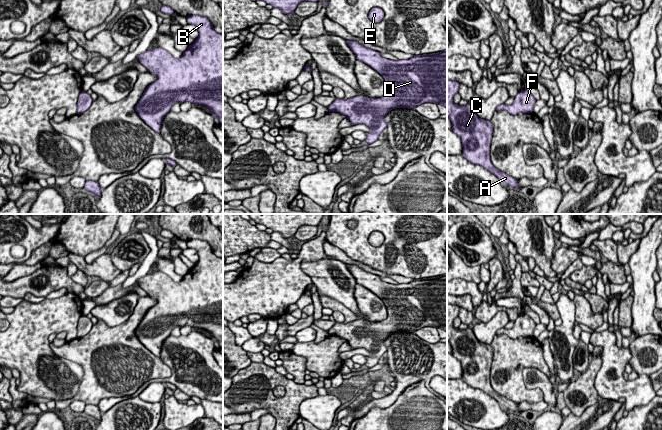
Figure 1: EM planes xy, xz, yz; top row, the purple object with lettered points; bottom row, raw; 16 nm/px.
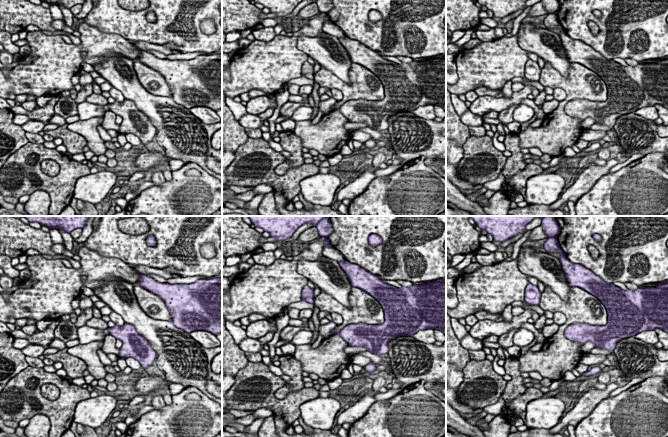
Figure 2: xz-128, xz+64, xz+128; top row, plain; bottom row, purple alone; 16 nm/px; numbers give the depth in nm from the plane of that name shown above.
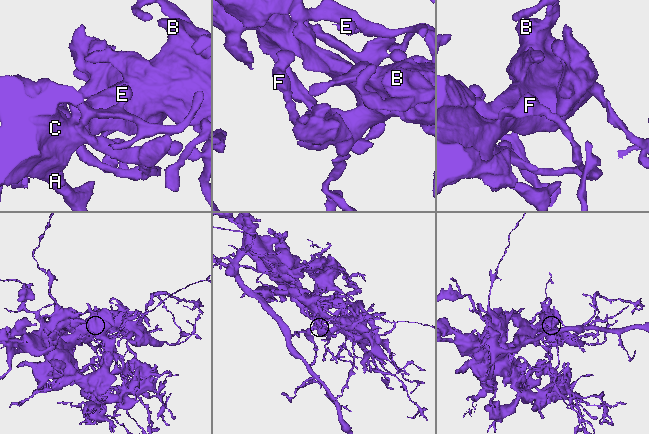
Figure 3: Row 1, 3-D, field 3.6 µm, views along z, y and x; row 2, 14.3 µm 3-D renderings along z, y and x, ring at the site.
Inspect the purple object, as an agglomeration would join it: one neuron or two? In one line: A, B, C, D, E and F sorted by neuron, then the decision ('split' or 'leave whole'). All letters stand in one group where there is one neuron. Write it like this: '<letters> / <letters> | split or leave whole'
A B C D E F | leave whole

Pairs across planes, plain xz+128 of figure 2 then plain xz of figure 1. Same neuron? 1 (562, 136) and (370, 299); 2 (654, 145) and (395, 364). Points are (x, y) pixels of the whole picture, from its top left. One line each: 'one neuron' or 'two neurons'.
1: one neuron
2: one neuron

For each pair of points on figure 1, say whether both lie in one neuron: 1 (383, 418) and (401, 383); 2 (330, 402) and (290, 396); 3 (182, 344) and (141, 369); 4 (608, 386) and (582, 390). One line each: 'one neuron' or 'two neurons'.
1: two neurons
2: two neurons
3: two neurons
4: two neurons

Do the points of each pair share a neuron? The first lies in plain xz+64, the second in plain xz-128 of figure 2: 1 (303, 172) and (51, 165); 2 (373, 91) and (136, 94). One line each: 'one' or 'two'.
1: two
2: two

